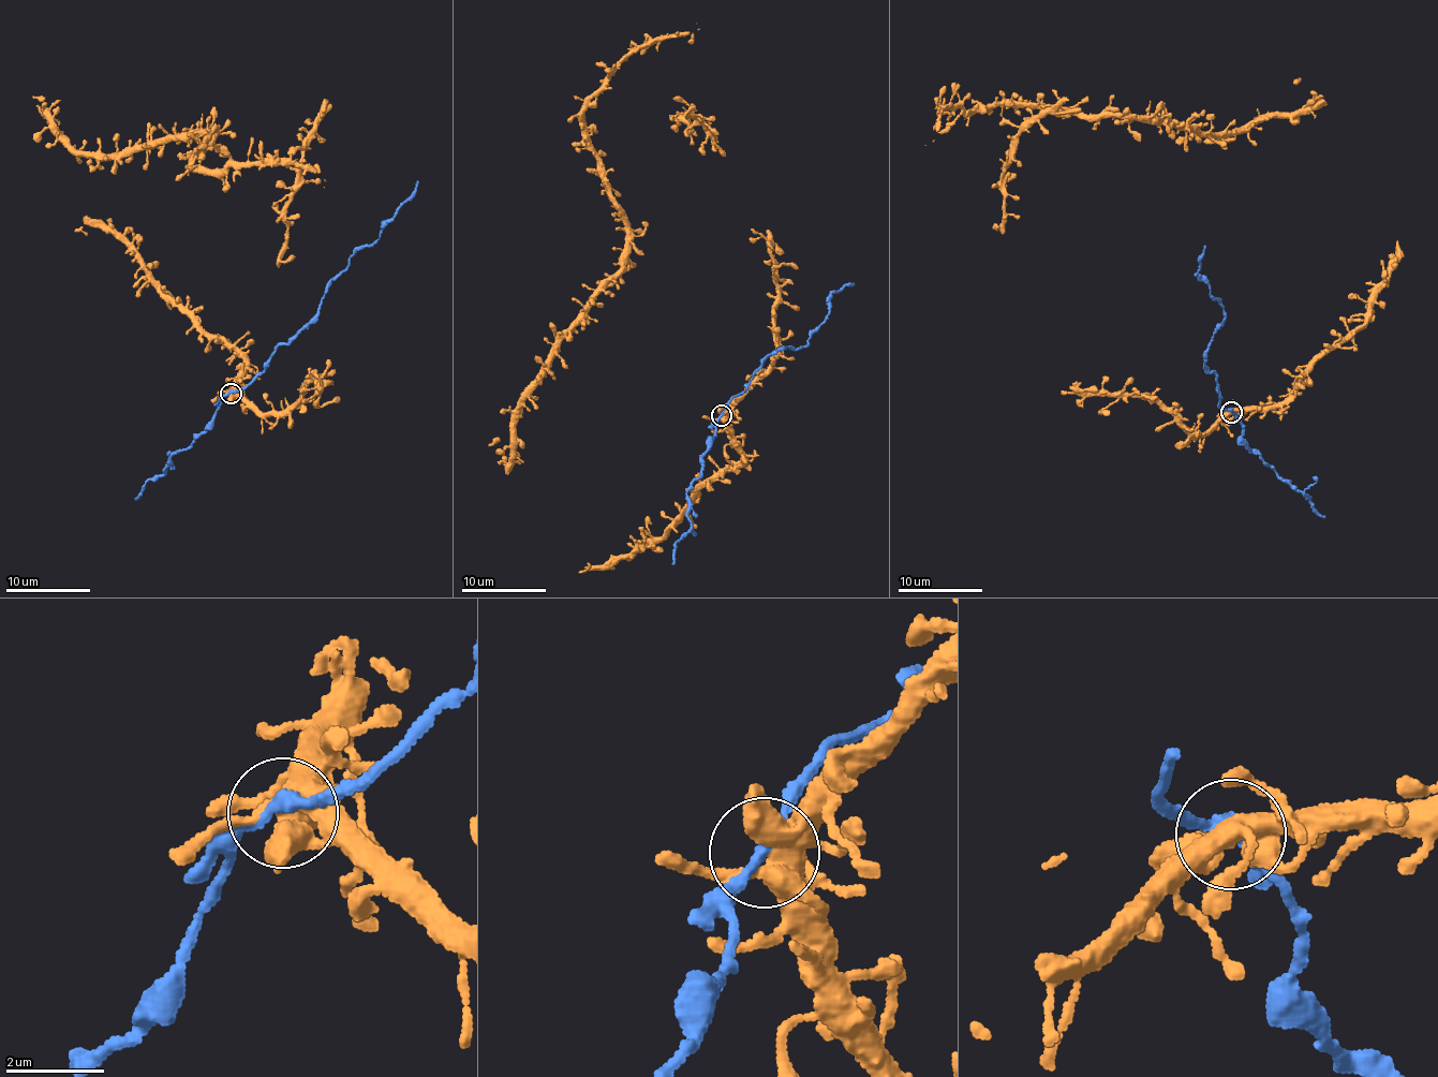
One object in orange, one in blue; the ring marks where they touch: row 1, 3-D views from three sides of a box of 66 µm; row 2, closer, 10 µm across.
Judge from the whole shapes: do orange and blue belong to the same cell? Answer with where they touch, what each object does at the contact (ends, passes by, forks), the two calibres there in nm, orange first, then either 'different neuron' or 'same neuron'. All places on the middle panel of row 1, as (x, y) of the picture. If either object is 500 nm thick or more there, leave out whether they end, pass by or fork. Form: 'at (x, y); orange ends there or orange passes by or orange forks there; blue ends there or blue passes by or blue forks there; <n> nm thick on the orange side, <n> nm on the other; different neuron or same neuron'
at (721, 415); orange forks there; blue passes by; 440 nm thick on the orange side, 240 nm on the other; same neuron

